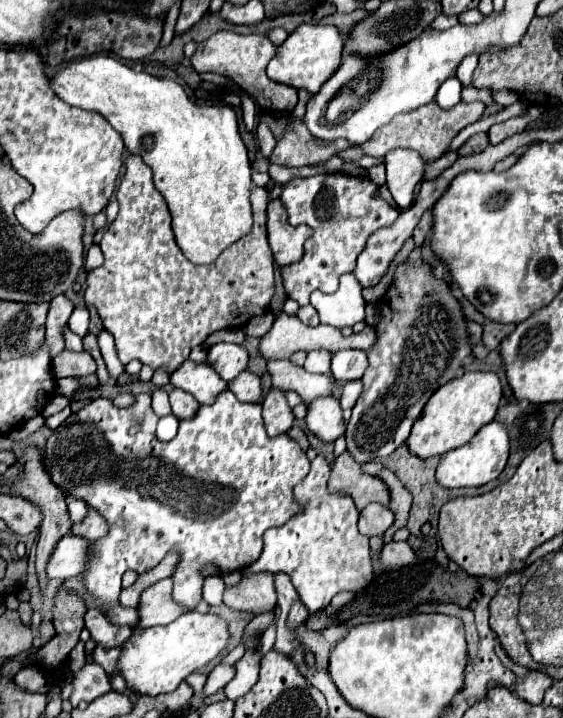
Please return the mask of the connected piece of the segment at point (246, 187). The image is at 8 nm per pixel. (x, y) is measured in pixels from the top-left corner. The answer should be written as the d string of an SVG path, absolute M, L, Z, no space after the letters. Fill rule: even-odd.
M92 55L68 63L52 77L52 87L66 103L86 111L96 111L106 117L110 125L122 135L126 149L132 155L140 155L154 171L154 187L160 191L170 209L172 231L186 259L192 263L212 263L228 245L252 231L252 169L246 145L238 133L238 119L232 107L200 107L192 103L184 89L172 79L158 79L148 73L136 73L122 61L108 55Z

